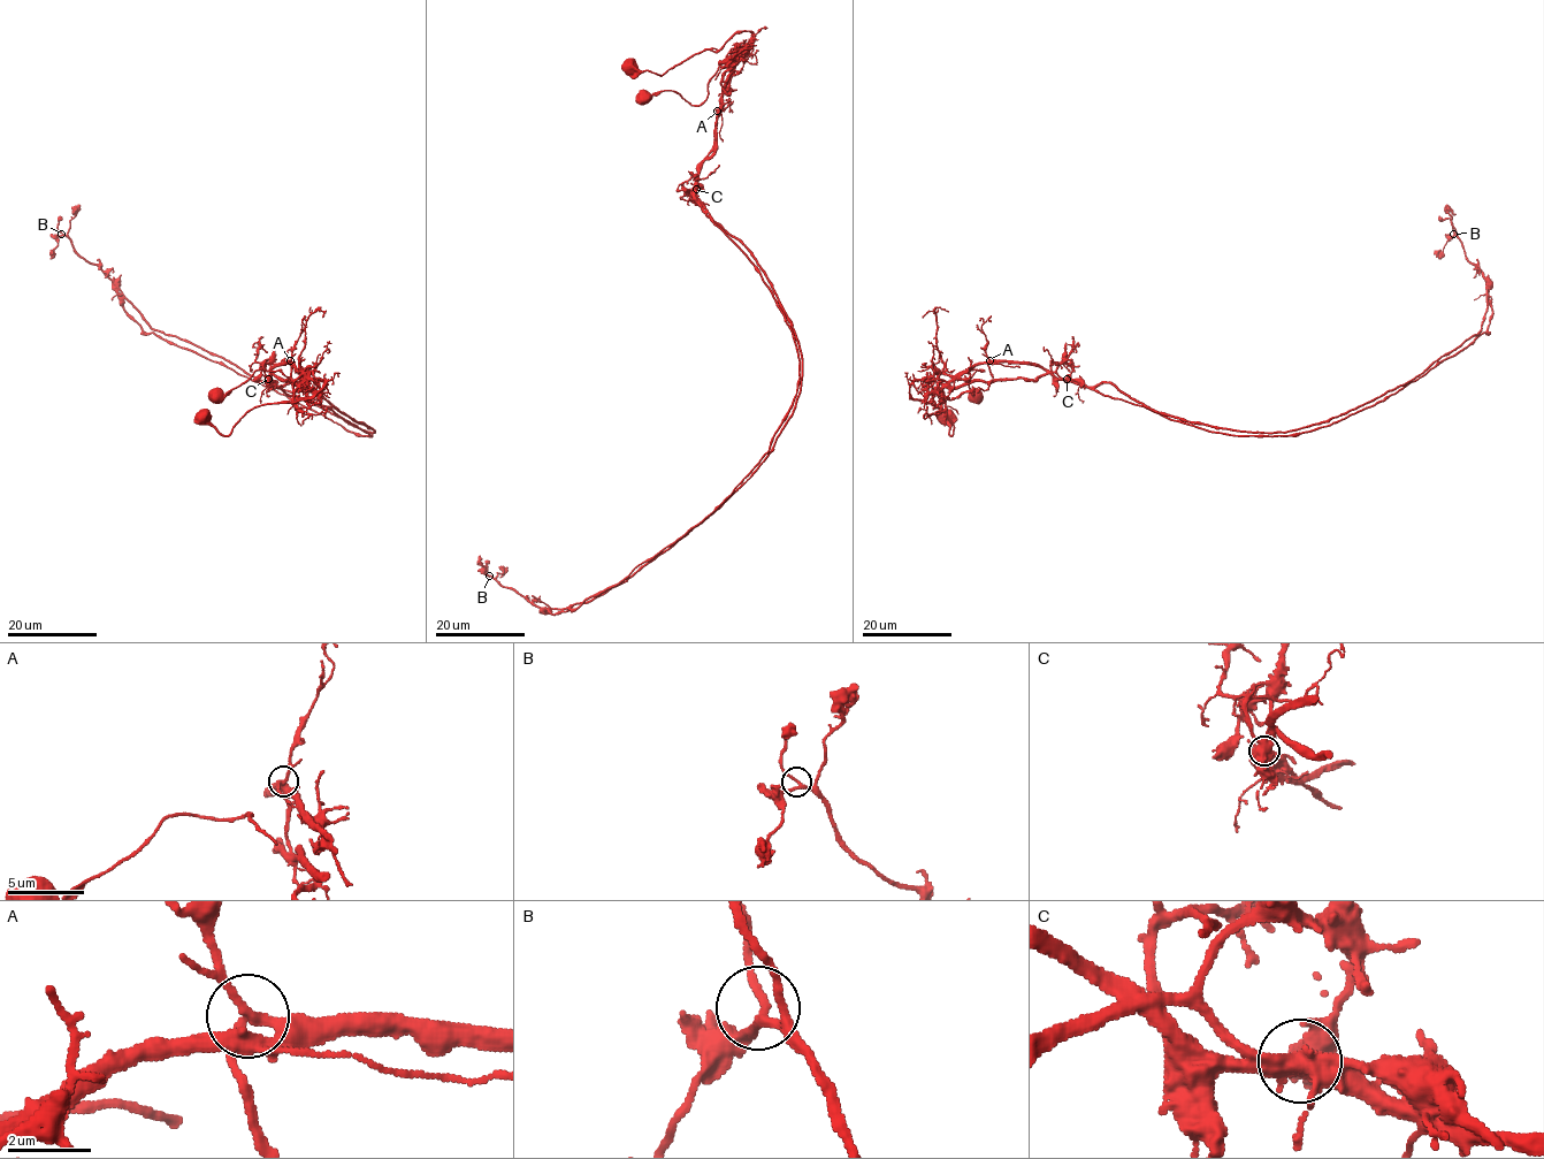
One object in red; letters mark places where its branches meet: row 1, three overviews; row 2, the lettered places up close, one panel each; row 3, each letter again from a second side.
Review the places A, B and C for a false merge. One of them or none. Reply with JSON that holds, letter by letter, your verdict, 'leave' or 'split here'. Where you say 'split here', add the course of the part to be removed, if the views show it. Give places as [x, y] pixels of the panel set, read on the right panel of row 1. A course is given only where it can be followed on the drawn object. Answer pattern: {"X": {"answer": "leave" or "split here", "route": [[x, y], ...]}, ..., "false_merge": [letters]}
{"A": {"answer": "leave"}, "B": {"answer": "leave"}, "C": {"answer": "split here", "route": [[1067, 379], [1224, 429], [1328, 421], [1481, 329], [1483, 274], [1455, 236], [1434, 253]]}, "false_merge": ["C"]}

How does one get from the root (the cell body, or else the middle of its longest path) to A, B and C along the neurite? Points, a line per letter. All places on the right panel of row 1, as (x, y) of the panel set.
A: (945, 417), (952, 435), (947, 414), (915, 401), (910, 386), (935, 373), (964, 373), (990, 360)
B: (945, 417), (952, 435), (915, 381), (1052, 373), (1209, 432), (1330, 426), (1481, 329), (1487, 281), (1453, 234)
C: (945, 417), (952, 435), (954, 424), (938, 405), (911, 397), (915, 381), (1067, 379)

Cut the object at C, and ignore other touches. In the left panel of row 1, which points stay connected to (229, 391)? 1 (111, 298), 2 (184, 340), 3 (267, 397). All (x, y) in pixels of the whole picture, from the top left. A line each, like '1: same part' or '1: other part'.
1: same part
2: same part
3: same part

